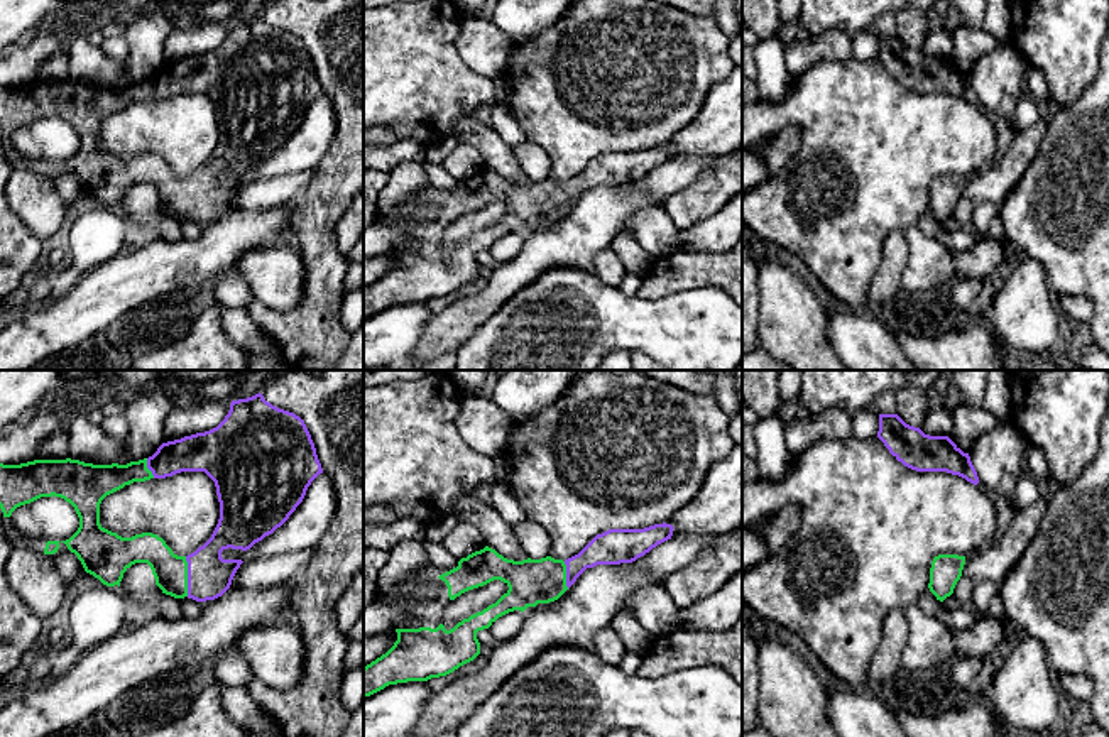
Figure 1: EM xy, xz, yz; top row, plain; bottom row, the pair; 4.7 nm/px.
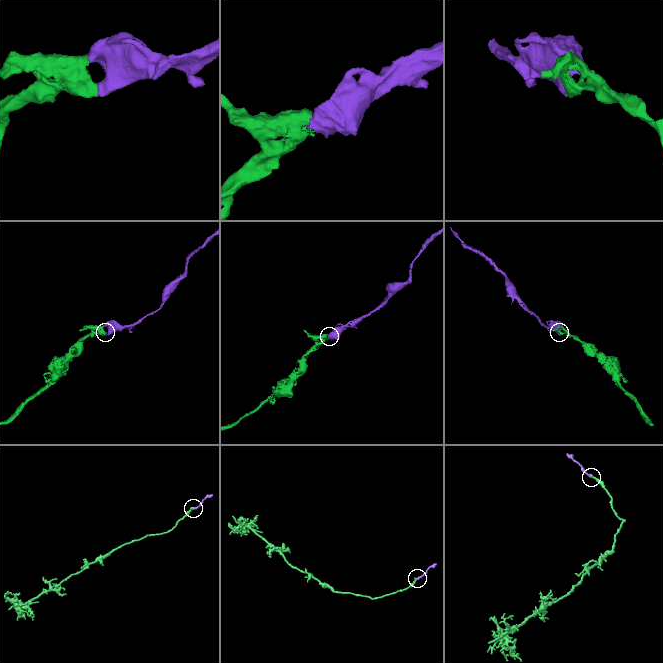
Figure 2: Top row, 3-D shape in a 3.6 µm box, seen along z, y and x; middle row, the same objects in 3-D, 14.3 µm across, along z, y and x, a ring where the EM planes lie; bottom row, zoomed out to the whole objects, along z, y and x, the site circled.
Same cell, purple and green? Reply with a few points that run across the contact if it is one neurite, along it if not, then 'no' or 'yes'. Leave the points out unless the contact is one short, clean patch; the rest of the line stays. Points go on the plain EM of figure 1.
yes

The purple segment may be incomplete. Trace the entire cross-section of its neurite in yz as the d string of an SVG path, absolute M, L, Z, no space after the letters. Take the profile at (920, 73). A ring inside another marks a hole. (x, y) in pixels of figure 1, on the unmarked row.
M879 35L877 59L911 91L947 93L974 106L979 105L969 74L964 74L948 57L930 57L906 46L898 35Z

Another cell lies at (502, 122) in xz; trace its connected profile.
M495 103L492 106L490 127L512 149L521 145L521 144L524 144L527 140L524 132L522 132L522 128L521 128L521 125L512 117L512 113L505 106L505 103Z

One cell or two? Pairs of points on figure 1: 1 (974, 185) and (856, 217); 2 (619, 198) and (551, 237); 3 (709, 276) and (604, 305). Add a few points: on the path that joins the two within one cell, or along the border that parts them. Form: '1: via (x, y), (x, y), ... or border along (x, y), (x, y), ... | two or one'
1: border along (991, 161), (966, 178) | two
2: via (602, 212), (577, 237), (568, 237) | one
3: border along (677, 291), (663, 298), (639, 298), (636, 294) | two

